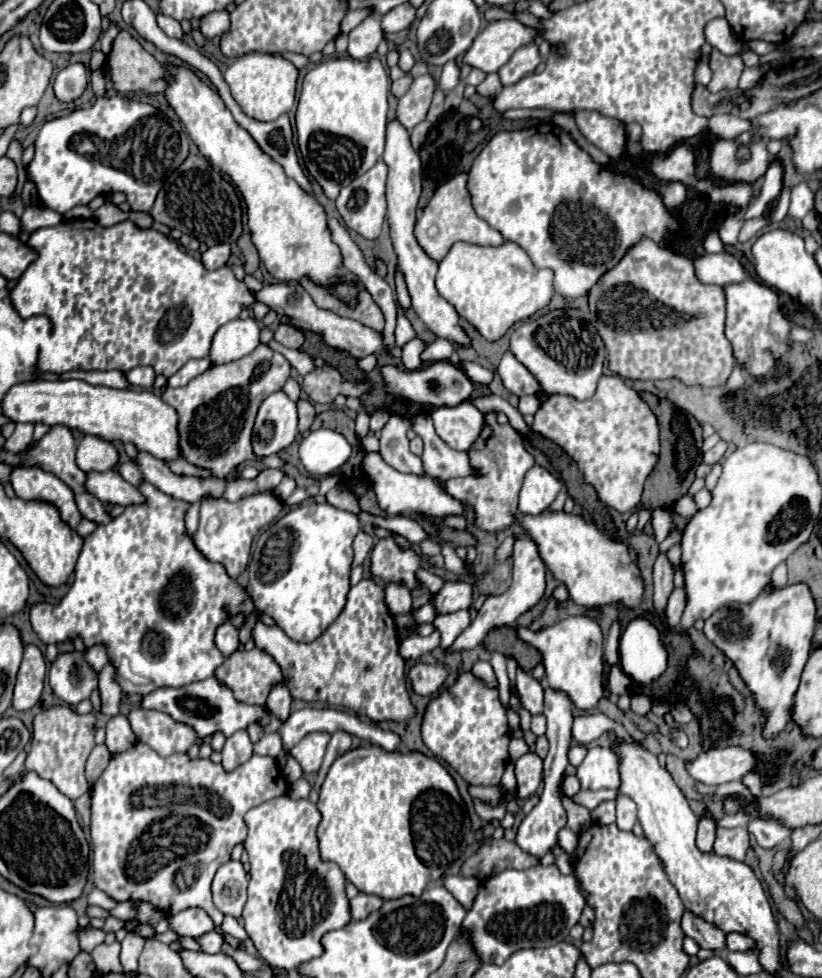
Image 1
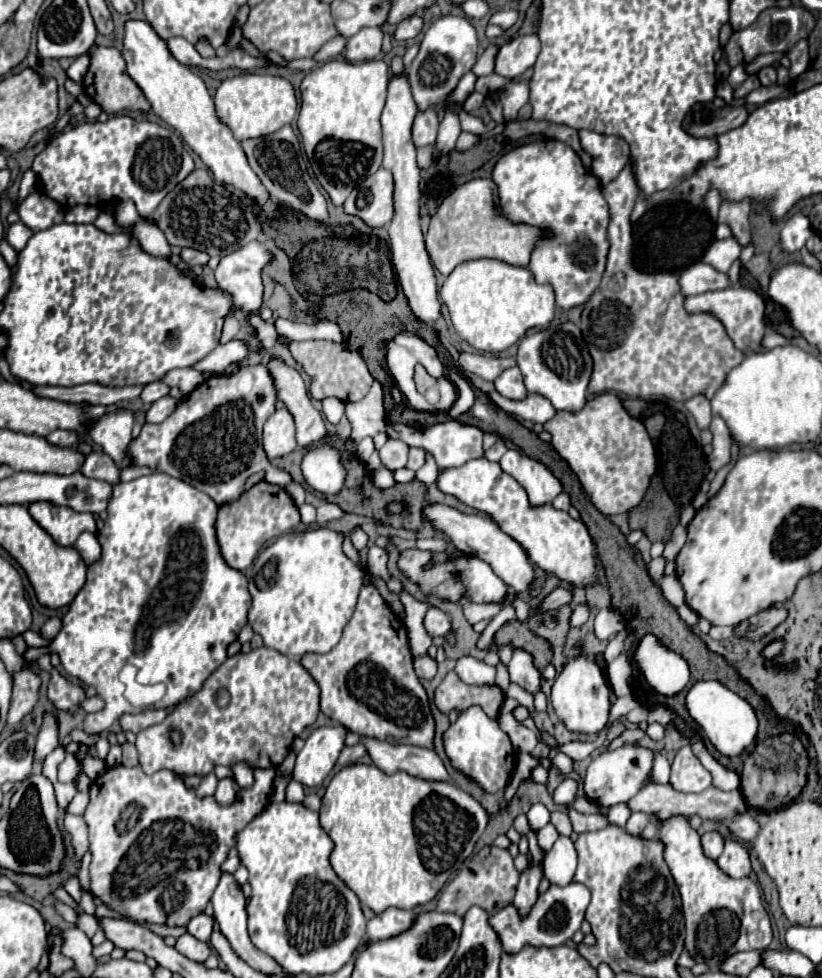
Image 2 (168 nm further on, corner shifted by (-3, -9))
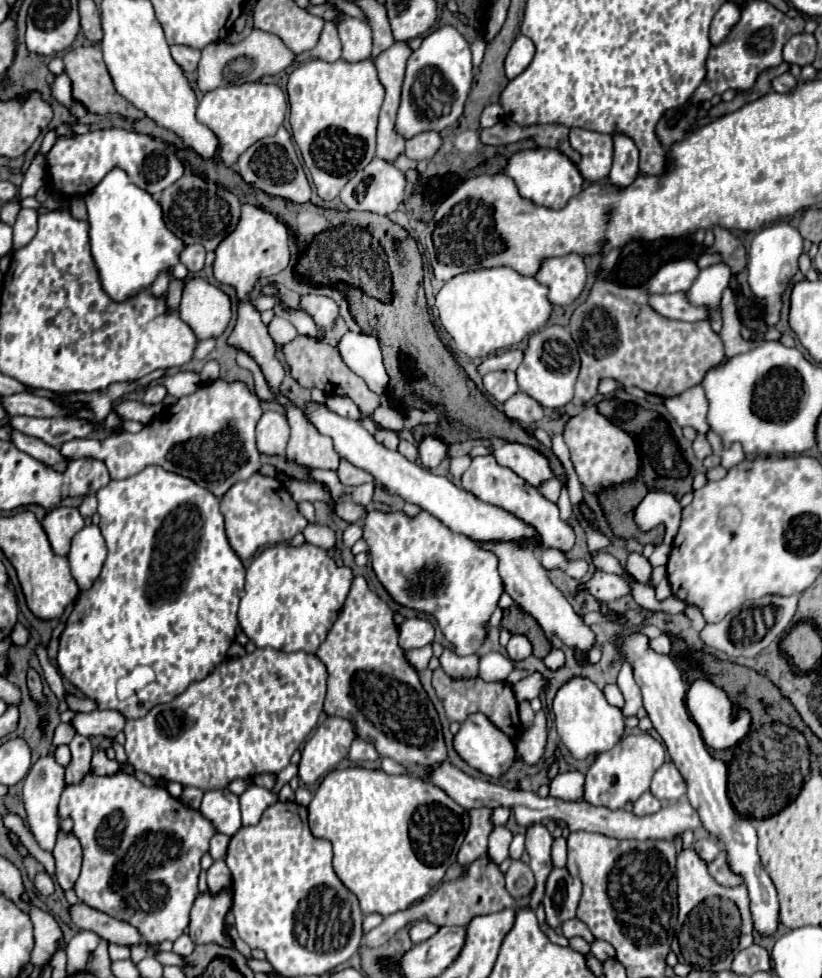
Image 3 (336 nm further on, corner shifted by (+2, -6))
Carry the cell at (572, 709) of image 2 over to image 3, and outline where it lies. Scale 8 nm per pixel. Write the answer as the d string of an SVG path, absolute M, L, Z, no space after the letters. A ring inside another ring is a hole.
M574 676L564 682L552 704L552 712L556 716L556 730L564 746L572 752L574 758L582 760L594 752L610 750L624 734L624 714L620 708L606 702L604 692L588 678Z

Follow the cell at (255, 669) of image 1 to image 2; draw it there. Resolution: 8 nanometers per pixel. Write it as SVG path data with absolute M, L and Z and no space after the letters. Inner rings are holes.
M269 647L253 649L249 653L237 653L227 657L227 661L221 663L209 675L209 679L195 695L177 703L161 723L137 733L135 747L139 753L139 765L149 775L161 769L169 769L179 777L183 775L205 777L213 773L217 765L233 767L237 763L245 763L251 769L279 767L287 757L287 753L291 751L293 739L299 737L309 725L313 725L317 715L319 715L319 685L299 661L289 659L283 653L277 653L275 649ZM219 689L227 689L231 697L225 709L217 705Z

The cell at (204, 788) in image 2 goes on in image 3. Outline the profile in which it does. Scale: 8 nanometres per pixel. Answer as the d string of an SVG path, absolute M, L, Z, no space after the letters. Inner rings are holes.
M188 786L188 788L184 788L184 794L182 794L180 800L182 800L186 806L190 806L190 808L198 808L200 802L202 802L202 796L204 796L204 792L202 792L200 788Z

